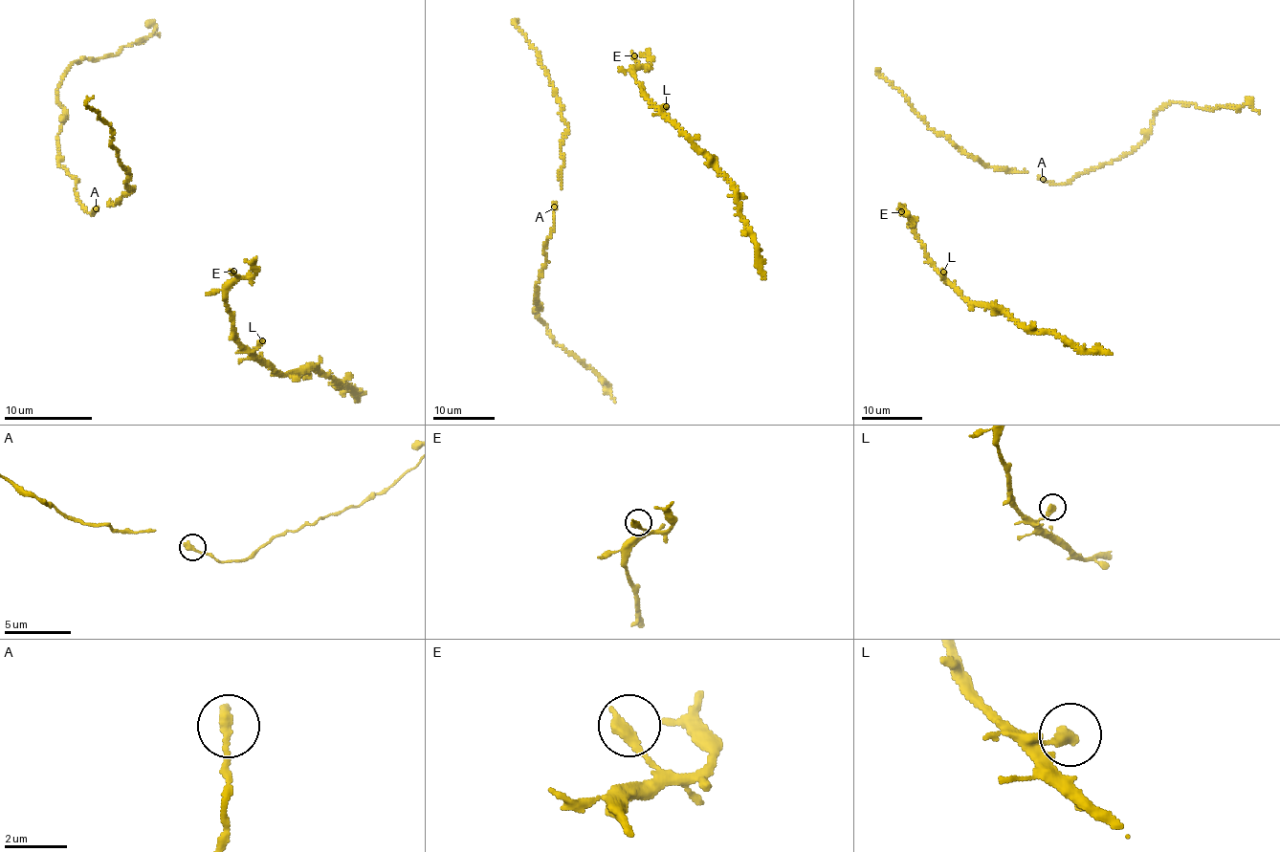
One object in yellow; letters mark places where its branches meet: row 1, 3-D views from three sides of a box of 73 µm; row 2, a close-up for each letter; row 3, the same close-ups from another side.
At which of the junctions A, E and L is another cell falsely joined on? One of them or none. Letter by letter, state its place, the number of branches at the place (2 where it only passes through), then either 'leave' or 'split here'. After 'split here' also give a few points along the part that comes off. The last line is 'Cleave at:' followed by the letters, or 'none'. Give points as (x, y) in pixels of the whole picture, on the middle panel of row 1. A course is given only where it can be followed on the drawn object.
A: at (554, 207); 1 branches meet; leave
E: at (634, 55); 1 branches meet; leave
L: at (666, 106); 1 branches meet; leave
Cleave at: none

